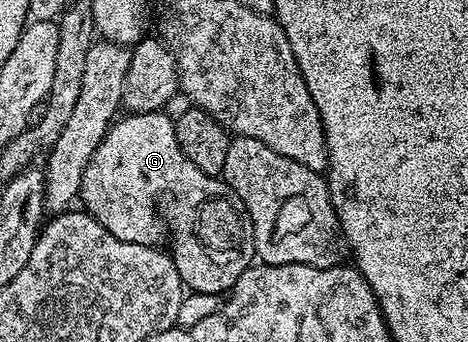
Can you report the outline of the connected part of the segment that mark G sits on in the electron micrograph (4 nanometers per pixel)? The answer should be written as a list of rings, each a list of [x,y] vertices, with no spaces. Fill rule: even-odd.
[[[163,110],[158,112],[133,112],[125,115],[125,117],[125,120],[123,118],[117,119],[109,128],[104,135],[103,142],[98,146],[98,150],[94,150],[94,154],[86,166],[86,174],[82,174],[82,186],[80,187],[78,200],[83,211],[87,212],[89,216],[93,216],[102,226],[106,226],[106,230],[110,230],[110,234],[114,234],[114,238],[118,238],[122,242],[156,246],[161,243],[159,240],[164,240],[168,236],[169,242],[172,243],[170,255],[185,289],[194,292],[227,293],[238,282],[241,274],[252,267],[256,256],[254,230],[250,222],[250,214],[246,210],[242,198],[238,198],[238,194],[234,194],[234,190],[224,183],[223,179],[202,174],[202,170],[198,170],[198,166],[194,166],[194,162],[190,162],[190,158],[186,158],[186,154],[182,154],[182,146],[178,146],[178,138],[176,137],[176,122],[171,120]]]

